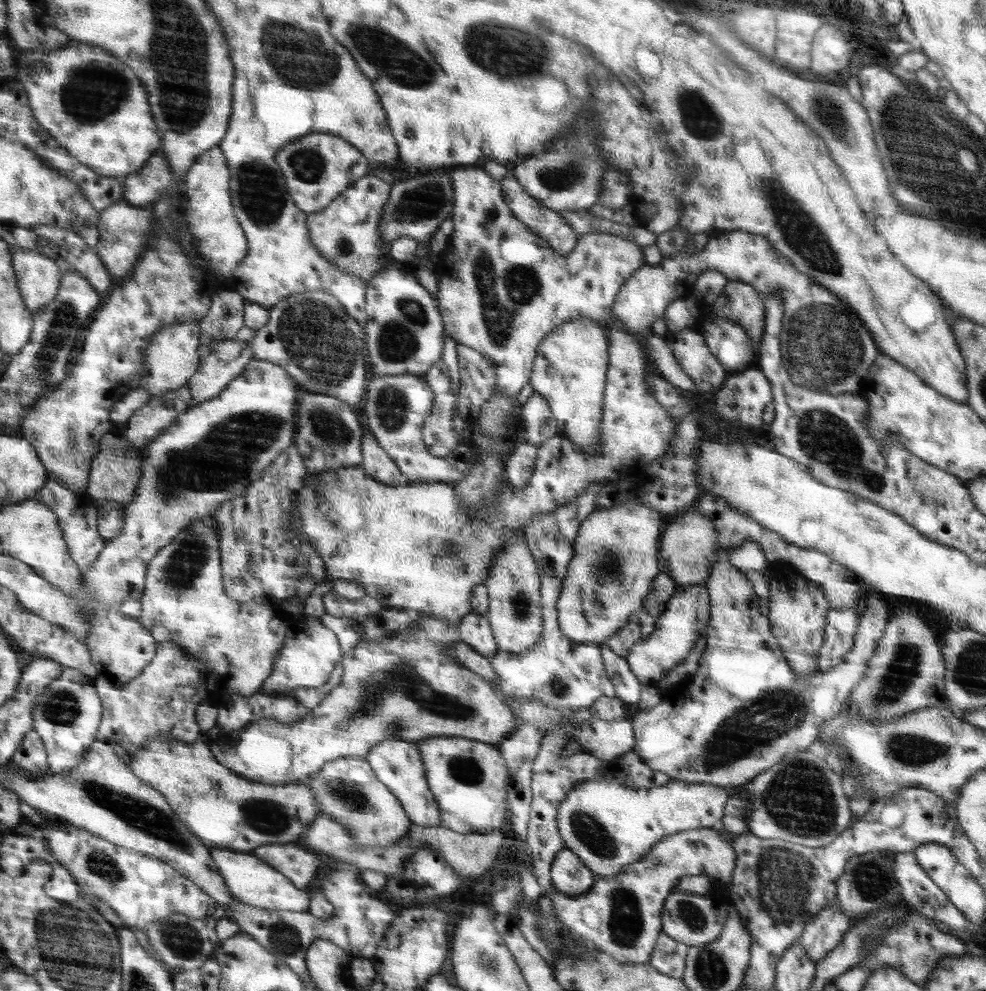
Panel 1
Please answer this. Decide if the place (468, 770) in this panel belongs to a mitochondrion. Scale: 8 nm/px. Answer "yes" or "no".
yes

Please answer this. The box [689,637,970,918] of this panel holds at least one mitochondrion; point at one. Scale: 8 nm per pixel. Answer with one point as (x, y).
(799, 798)

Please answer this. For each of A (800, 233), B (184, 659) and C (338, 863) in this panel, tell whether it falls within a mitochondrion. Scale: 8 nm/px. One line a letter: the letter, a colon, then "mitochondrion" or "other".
A: mitochondrion
B: other
C: other

